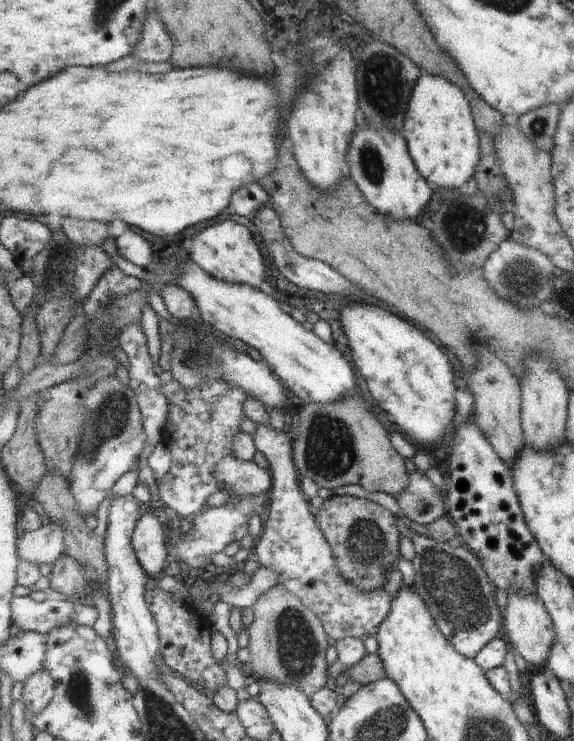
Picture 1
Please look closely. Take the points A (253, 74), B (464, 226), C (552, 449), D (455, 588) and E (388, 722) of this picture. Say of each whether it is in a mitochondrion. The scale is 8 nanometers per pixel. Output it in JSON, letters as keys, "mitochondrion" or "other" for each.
{"A":"other","B":"mitochondrion","C":"other","D":"mitochondrion","E":"mitochondrion"}

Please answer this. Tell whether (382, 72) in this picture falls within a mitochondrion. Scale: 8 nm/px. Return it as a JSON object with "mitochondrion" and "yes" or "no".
{"mitochondrion":"yes"}

